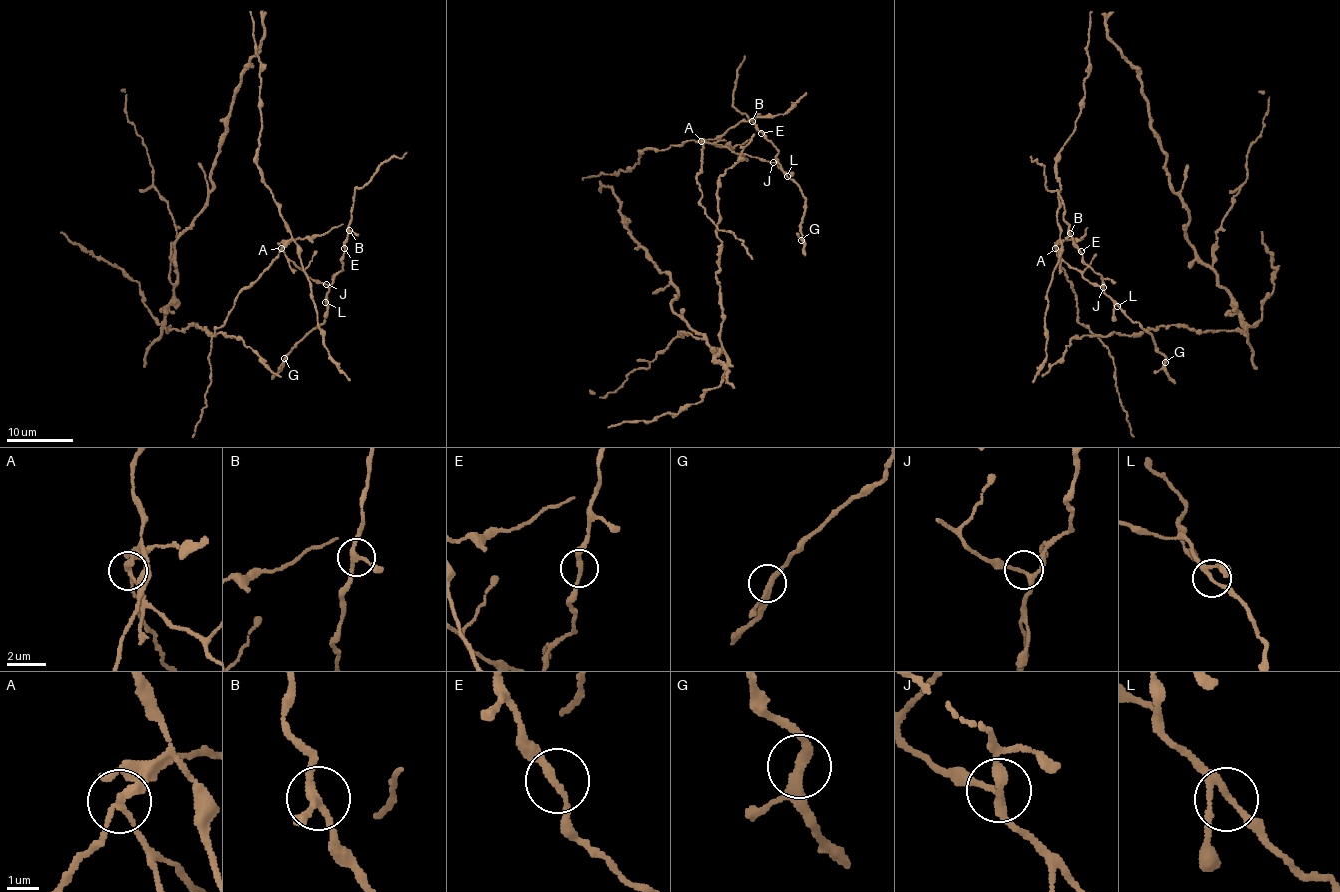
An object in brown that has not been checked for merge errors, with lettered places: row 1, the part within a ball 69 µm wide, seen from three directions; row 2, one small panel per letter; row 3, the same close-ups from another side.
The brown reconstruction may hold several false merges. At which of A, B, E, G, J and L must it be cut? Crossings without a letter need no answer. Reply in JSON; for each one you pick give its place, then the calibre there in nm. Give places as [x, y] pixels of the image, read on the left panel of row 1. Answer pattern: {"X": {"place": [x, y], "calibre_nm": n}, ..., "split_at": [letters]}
{"A": {"place": [281, 248], "calibre_nm": 200}, "split_at": ["A"]}

